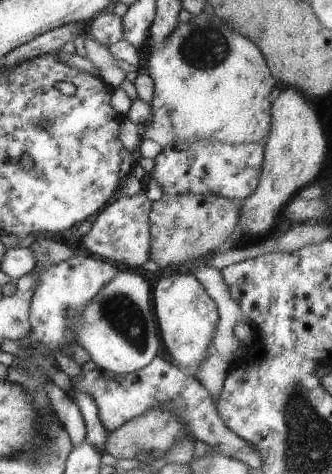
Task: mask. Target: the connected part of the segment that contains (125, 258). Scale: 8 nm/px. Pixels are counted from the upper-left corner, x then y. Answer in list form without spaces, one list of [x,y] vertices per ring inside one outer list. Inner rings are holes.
[[[144,193],[116,196],[91,219],[91,227],[79,240],[81,247],[105,260],[125,266],[141,266],[148,258],[148,236],[151,201]]]

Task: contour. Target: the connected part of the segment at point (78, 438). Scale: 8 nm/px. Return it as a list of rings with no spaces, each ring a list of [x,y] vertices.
[[[45,380],[43,382],[43,391],[47,396],[48,403],[51,405],[54,416],[65,429],[69,443],[72,447],[79,446],[84,440],[86,426],[76,404],[66,397],[59,385],[51,381]]]

